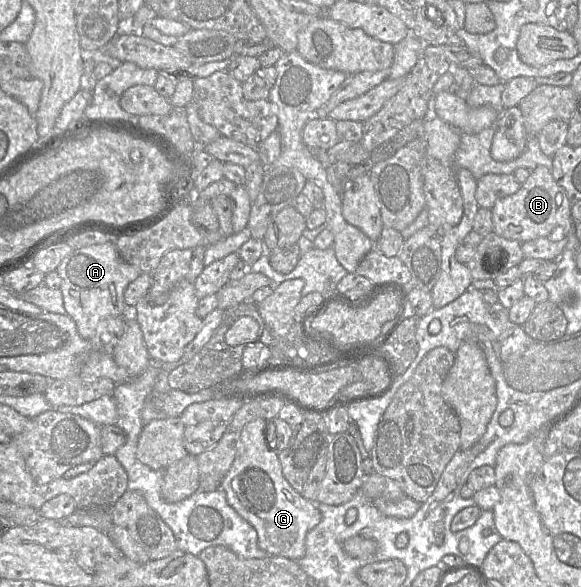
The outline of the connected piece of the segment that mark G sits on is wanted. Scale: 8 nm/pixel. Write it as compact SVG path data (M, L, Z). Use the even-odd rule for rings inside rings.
M255 419L243 428L234 461L220 488L225 491L229 505L256 530L261 550L270 556L282 556L298 561L305 555L307 533L319 524L322 516L317 504L304 498L283 476L278 453L270 449L267 443L267 425L267 420Z

